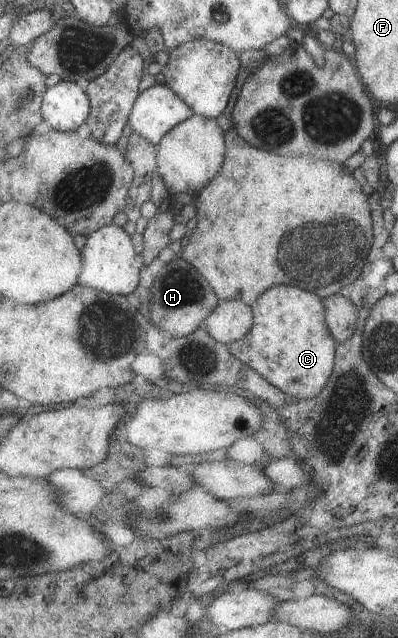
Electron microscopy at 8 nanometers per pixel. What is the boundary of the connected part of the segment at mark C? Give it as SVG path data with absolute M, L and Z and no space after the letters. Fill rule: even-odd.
M272 287L265 291L253 305L255 326L244 339L229 344L238 359L254 368L258 373L270 380L271 384L279 387L284 393L300 399L316 397L328 385L330 376L337 364L337 341L330 331L324 297L319 292L313 292L300 287Z

